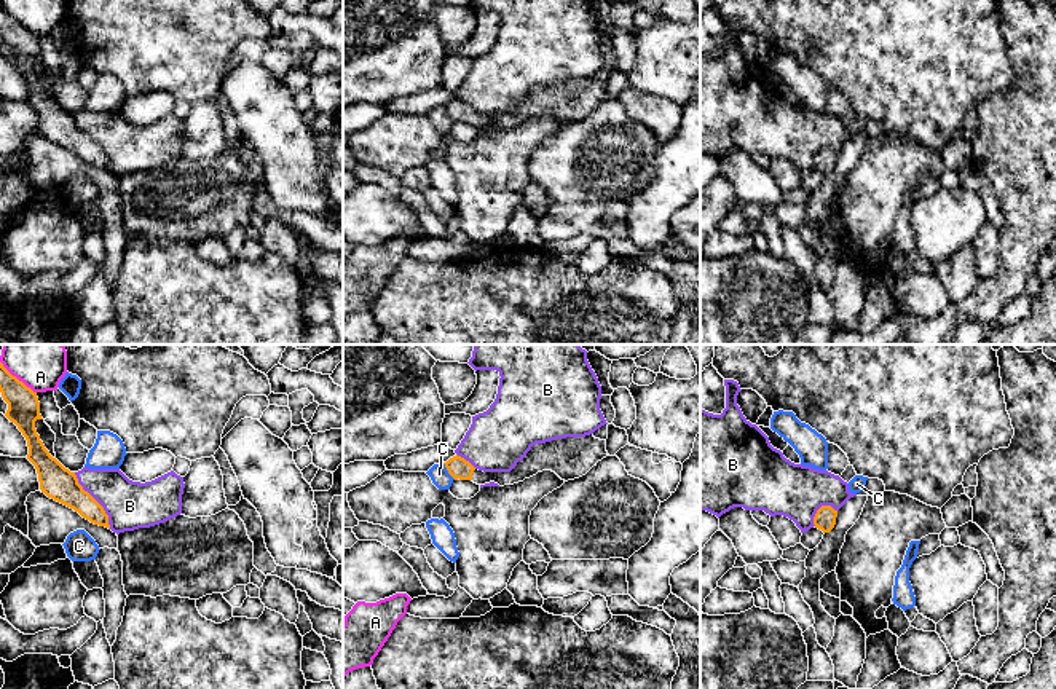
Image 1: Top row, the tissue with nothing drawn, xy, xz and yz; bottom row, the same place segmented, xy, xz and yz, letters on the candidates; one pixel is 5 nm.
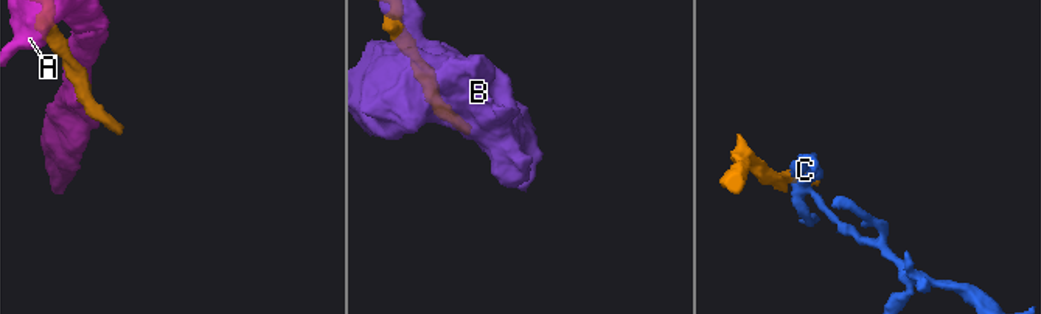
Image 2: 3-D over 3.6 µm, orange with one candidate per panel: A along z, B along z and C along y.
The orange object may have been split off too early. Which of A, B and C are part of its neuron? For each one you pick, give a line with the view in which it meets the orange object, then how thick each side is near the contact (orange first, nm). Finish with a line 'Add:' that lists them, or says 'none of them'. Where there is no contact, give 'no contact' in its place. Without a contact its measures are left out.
Add: none of them

